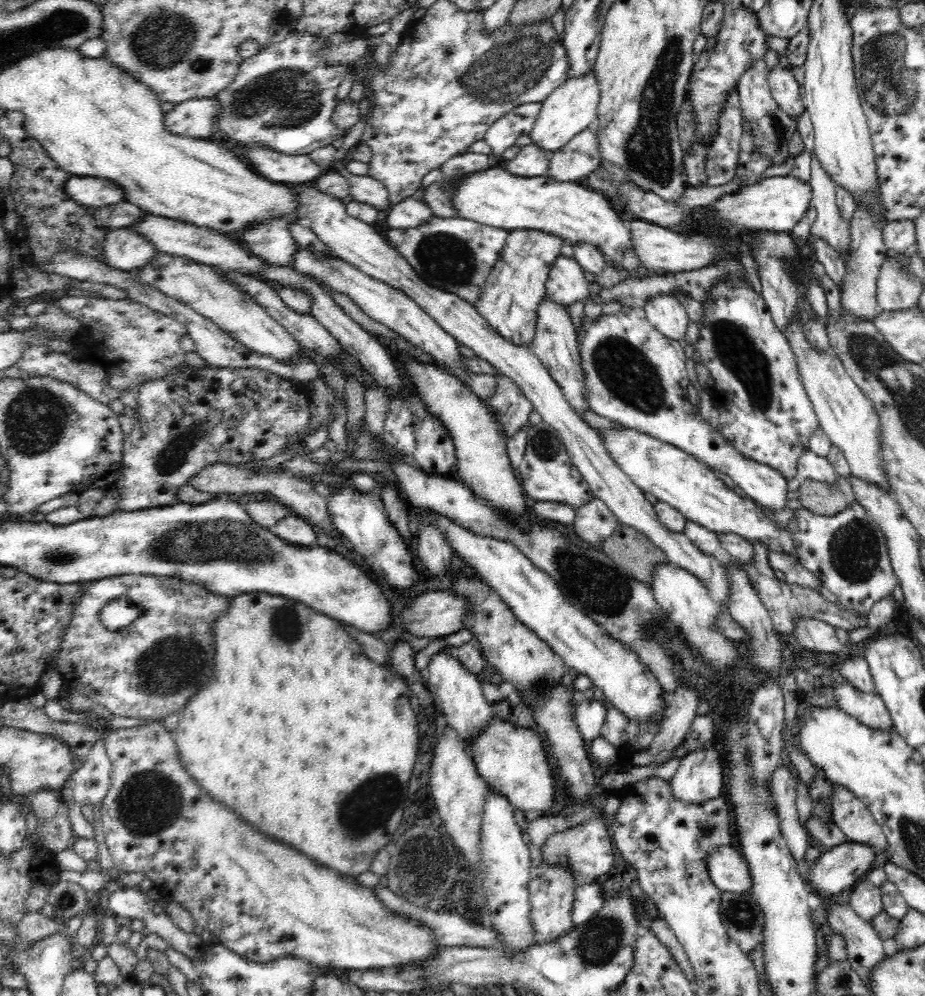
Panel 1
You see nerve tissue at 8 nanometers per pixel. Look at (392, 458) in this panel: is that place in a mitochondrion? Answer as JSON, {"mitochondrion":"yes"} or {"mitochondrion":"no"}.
{"mitochondrion":"no"}

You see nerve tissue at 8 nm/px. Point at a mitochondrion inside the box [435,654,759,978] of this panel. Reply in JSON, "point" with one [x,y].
{"point":[597,946]}

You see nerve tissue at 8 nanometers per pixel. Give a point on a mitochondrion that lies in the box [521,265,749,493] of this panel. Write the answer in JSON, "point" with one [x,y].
{"point":[631,378]}

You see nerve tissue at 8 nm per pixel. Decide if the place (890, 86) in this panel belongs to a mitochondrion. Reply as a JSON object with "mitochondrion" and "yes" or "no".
{"mitochondrion":"yes"}

